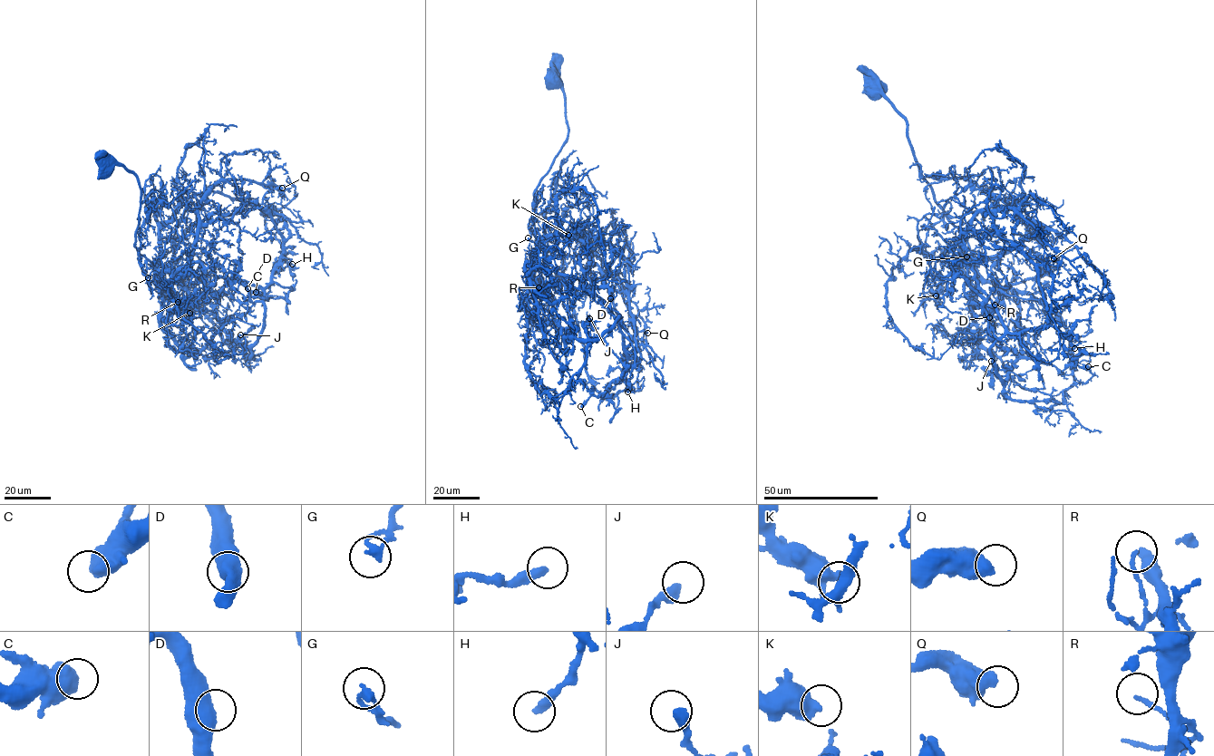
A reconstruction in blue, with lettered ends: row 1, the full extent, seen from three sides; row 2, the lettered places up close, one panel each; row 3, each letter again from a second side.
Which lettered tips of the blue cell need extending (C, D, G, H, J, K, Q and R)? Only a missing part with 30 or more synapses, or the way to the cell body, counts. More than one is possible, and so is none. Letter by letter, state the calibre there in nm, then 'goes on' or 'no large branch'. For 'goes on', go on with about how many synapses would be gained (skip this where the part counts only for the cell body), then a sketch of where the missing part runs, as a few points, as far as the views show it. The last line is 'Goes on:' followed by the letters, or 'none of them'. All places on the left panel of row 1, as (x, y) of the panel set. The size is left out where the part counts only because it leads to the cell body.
C: calibre 700 nm; no large branch
D: calibre 500 nm; no large branch
G: calibre 280 nm; no large branch
H: calibre 320 nm; no large branch
J: calibre 380 nm; no large branch
K: calibre 600 nm; no large branch
Q: calibre 600 nm; no large branch
R: calibre 110 nm; no large branch
Goes on: none of them

